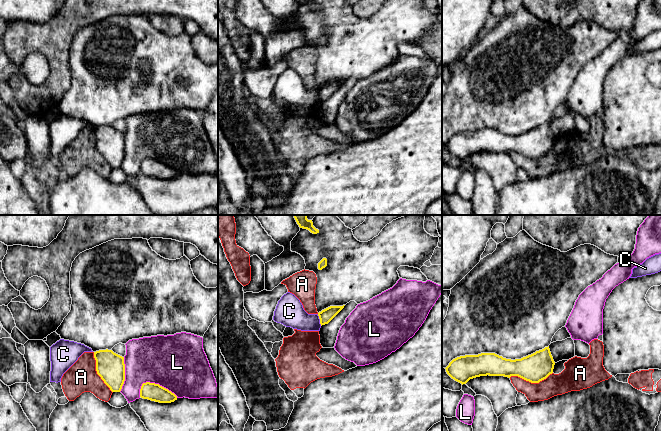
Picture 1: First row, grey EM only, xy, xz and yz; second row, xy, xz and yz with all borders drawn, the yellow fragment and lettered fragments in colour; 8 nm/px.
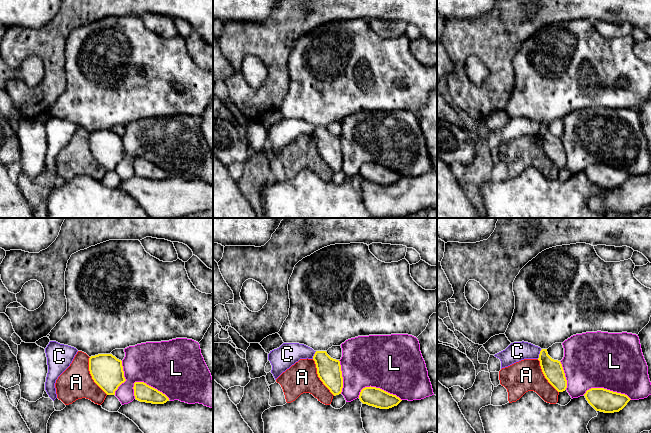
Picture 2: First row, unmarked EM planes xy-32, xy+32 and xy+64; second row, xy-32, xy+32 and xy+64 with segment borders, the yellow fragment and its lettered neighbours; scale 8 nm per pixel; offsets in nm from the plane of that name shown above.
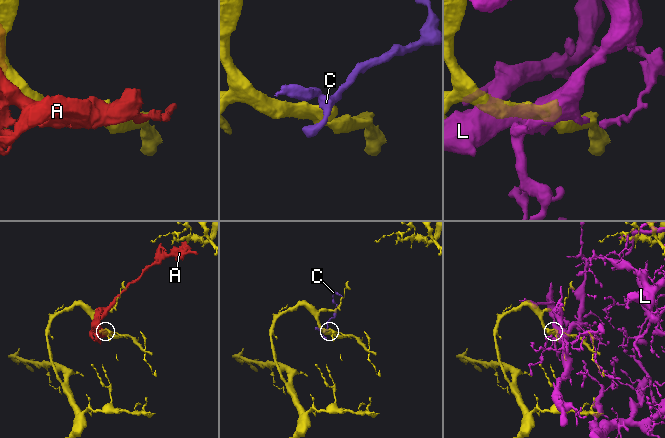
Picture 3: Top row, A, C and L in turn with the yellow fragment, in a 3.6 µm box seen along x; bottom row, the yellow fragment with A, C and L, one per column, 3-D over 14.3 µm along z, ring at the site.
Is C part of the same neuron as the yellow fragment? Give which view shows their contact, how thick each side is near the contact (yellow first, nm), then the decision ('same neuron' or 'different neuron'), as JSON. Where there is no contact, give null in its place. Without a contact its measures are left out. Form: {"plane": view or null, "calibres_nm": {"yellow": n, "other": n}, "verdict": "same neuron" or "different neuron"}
{"plane": "xz", "calibres_nm": {"yellow": 110, "other": 220}, "verdict": "different neuron"}

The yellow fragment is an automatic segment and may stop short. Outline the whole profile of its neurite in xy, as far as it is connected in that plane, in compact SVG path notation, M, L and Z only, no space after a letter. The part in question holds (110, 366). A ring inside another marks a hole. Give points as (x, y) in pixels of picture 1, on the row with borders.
M112 350L94 352L96 371L112 392L120 392L125 381L124 357Z

